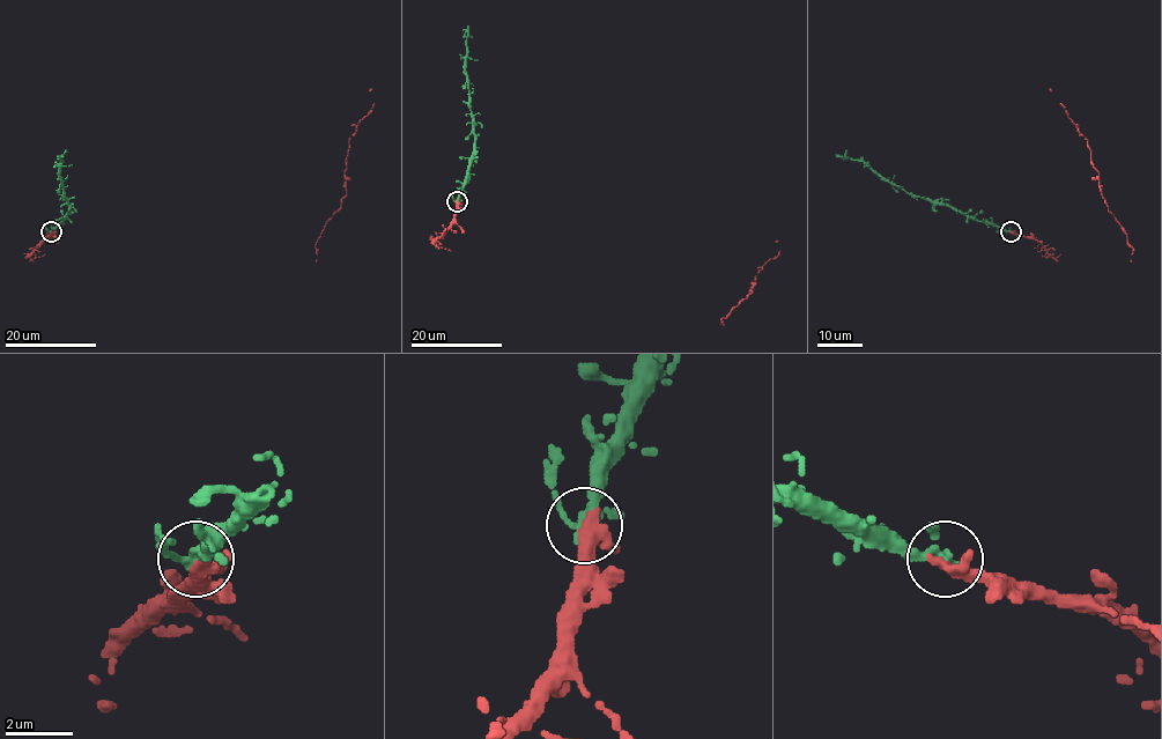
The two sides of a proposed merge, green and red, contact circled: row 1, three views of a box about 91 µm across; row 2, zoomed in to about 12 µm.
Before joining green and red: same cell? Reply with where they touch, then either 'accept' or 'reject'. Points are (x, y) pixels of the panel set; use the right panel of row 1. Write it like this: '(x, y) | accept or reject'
(1011, 231) | accept

